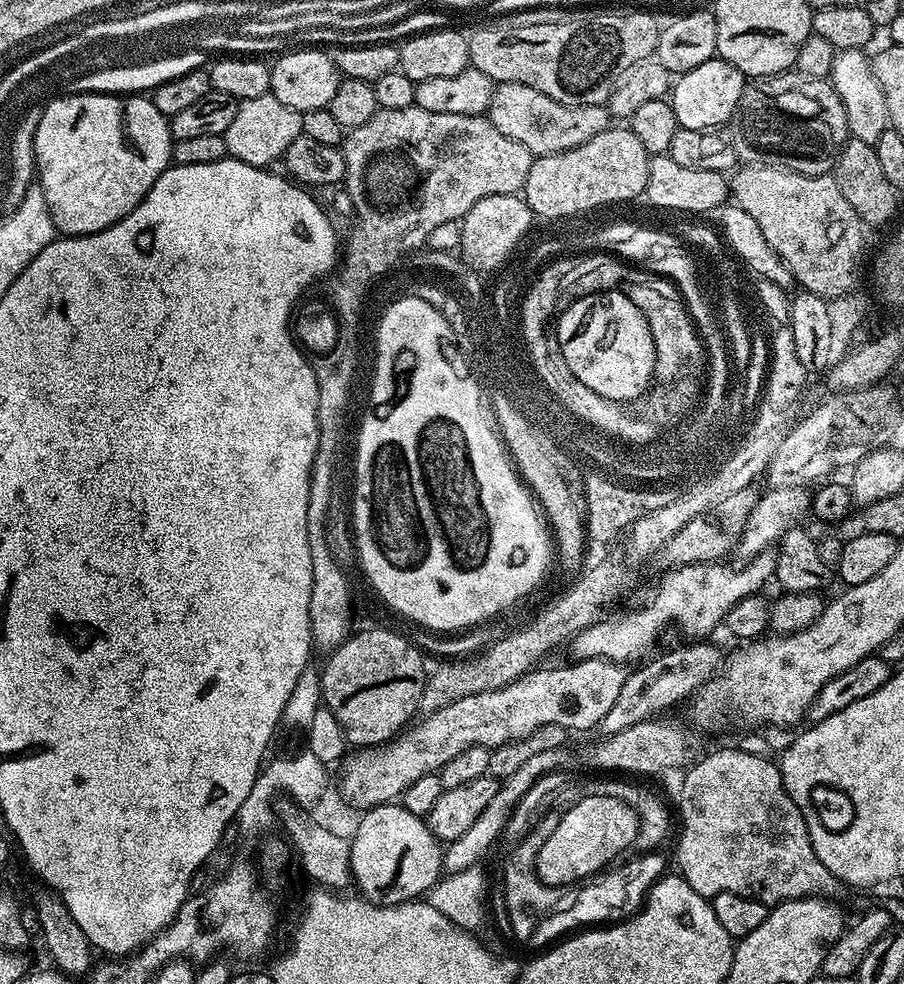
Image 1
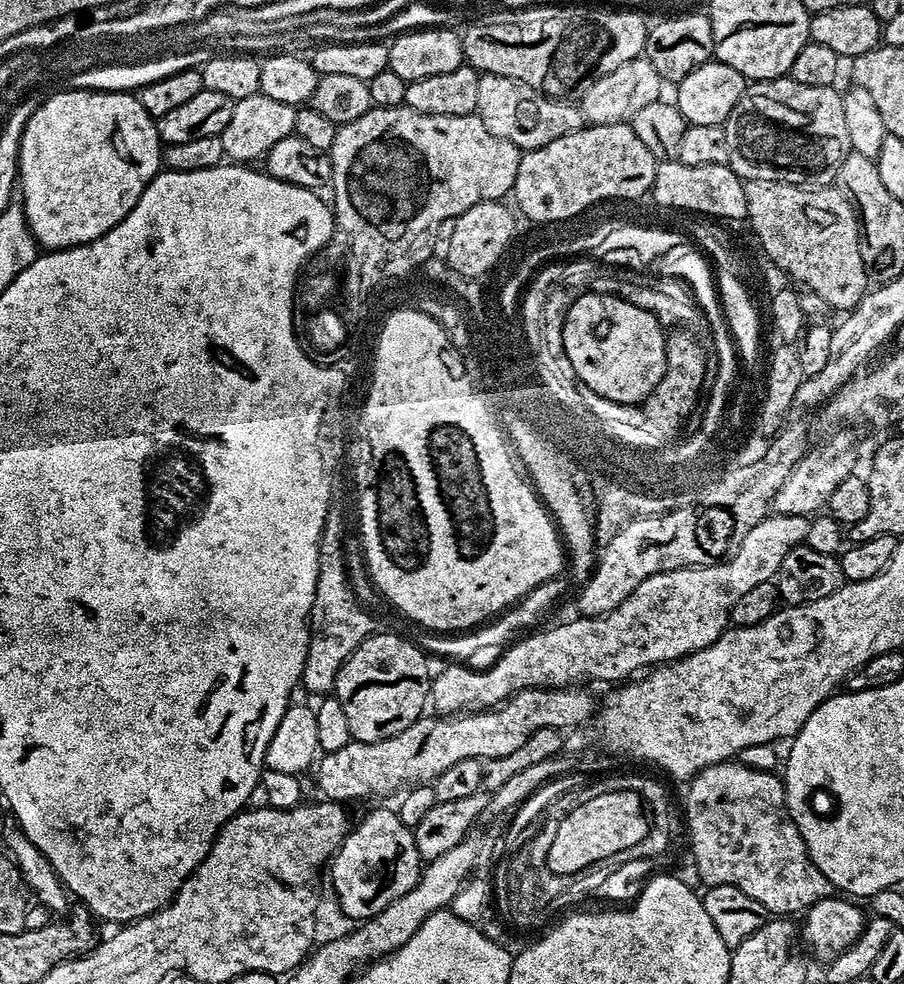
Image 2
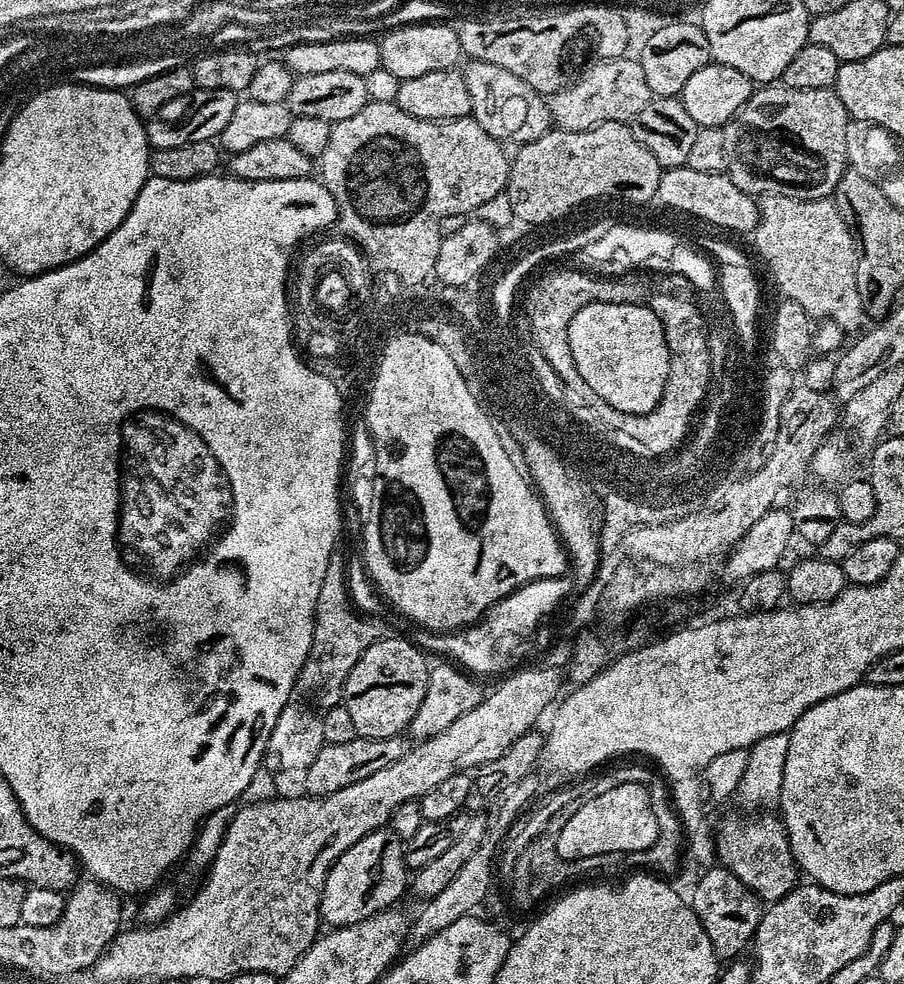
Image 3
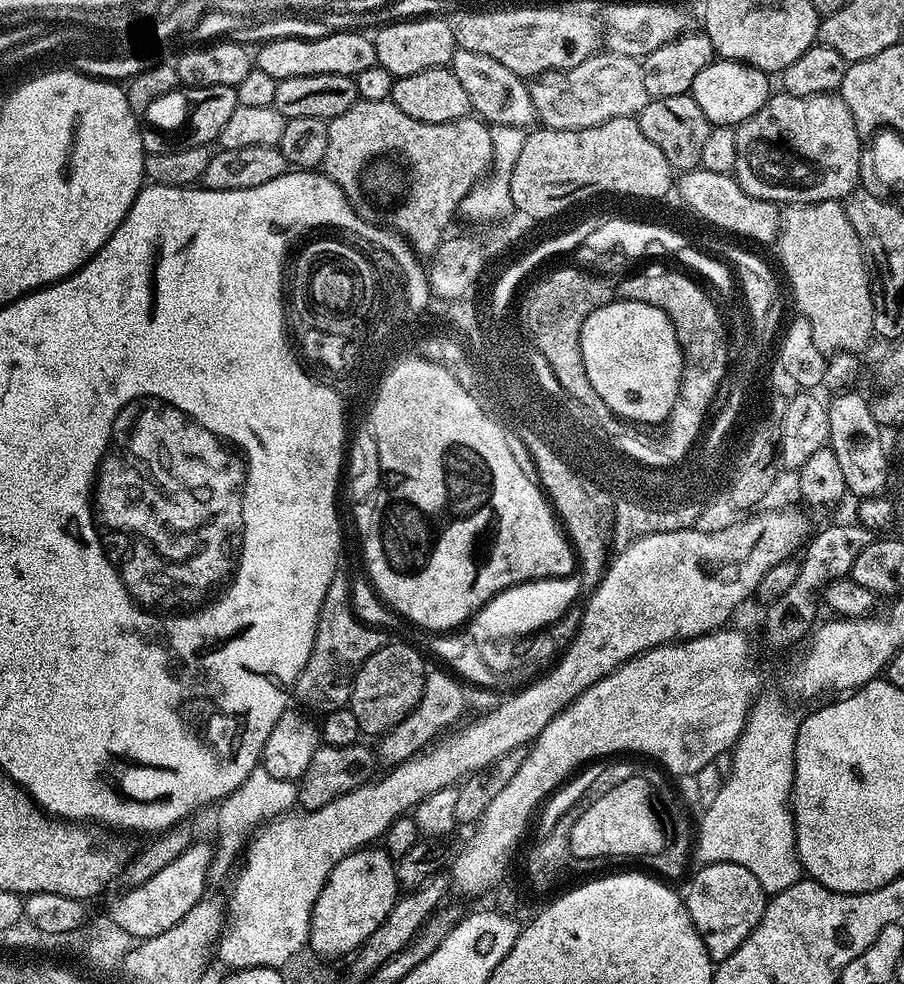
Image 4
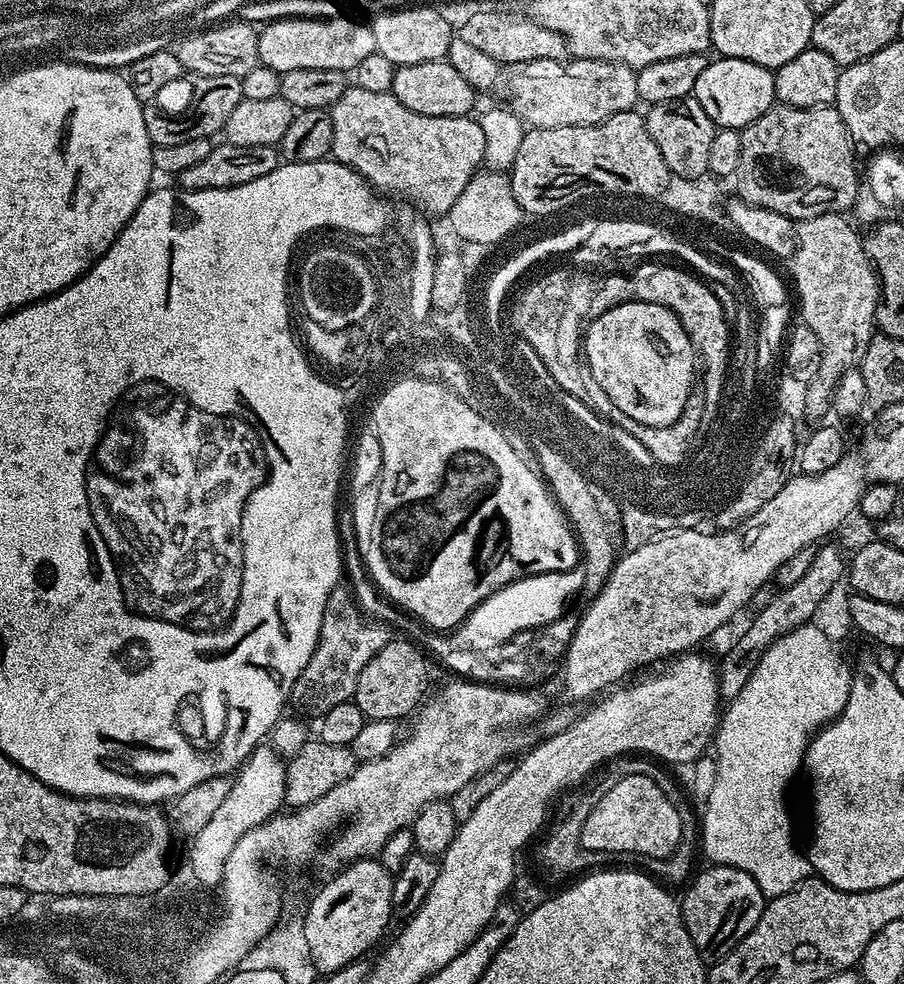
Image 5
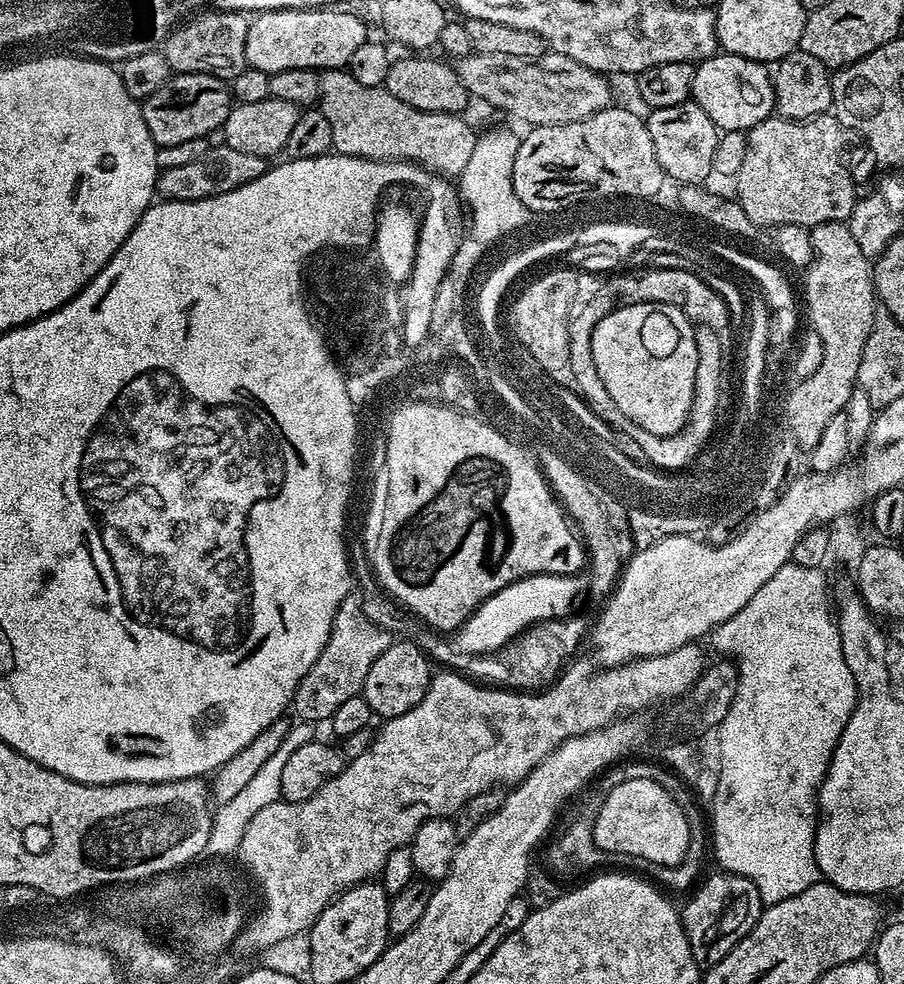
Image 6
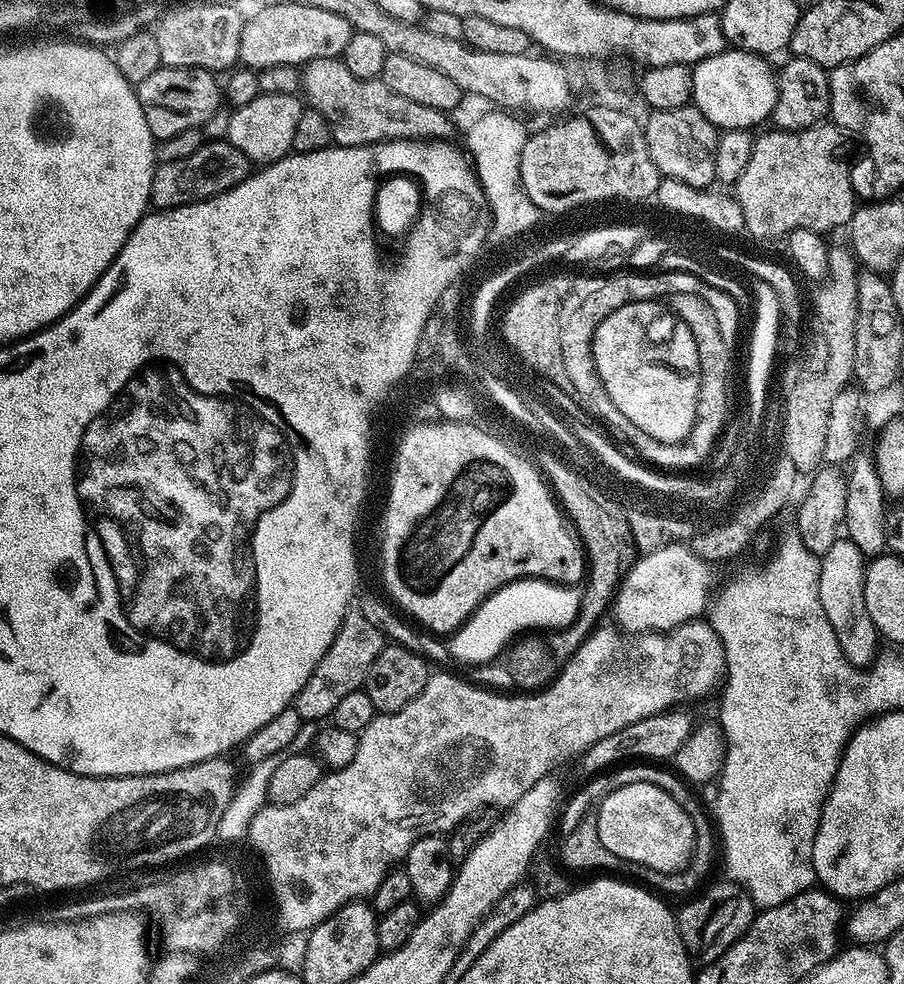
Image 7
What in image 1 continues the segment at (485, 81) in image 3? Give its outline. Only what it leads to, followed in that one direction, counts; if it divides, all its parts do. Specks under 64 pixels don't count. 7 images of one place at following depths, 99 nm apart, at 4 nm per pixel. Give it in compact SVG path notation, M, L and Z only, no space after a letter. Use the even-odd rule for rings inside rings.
M518 82L493 87L486 115L494 130L506 134L506 138L514 138L514 142L522 142L533 157L582 146L582 142L594 138L594 134L603 132L610 124L610 113L604 104L559 104L534 90L534 86L522 86Z

